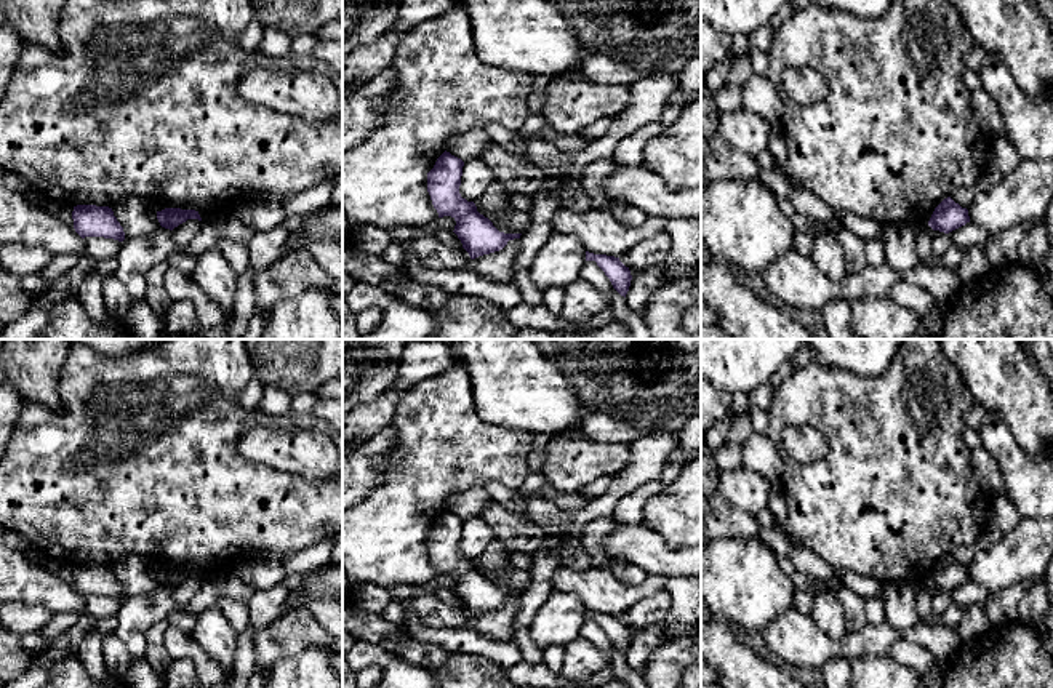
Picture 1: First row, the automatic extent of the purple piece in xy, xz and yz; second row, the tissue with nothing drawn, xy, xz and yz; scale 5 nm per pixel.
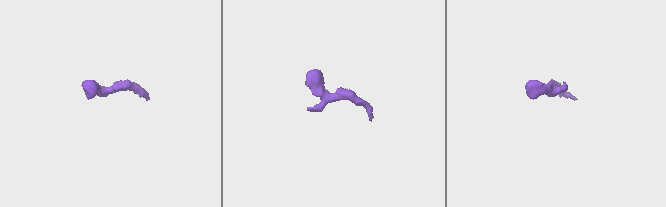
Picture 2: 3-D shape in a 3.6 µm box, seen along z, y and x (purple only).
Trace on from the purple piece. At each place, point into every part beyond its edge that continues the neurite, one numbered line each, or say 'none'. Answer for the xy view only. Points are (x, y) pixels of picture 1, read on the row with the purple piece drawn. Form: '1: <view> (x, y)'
none

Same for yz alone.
none

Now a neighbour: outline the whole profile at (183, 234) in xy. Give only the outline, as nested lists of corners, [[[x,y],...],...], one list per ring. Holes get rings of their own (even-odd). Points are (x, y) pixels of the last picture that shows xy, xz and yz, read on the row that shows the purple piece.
[[[187,219],[186,222],[179,224],[174,227],[173,232],[173,240],[179,246],[179,250],[186,248],[190,245],[190,242],[195,238],[202,226],[202,221],[198,219]]]

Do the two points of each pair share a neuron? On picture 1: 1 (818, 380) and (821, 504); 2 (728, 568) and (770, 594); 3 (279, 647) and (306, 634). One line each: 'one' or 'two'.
1: one
2: one
3: one

